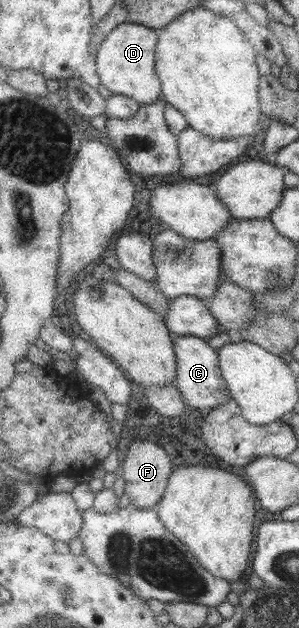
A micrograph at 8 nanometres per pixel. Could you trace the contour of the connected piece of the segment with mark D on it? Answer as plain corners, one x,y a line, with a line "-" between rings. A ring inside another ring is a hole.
126,21
115,27
101,41
95,55
95,66
102,85
113,94
131,97
140,104
154,103
162,98
161,81
155,70
157,29

